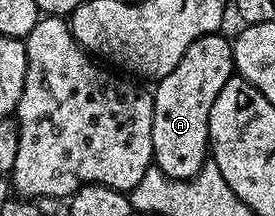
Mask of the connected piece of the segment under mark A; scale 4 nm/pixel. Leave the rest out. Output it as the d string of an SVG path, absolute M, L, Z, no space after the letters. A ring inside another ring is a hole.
M222 32L210 33L193 43L189 43L189 51L181 55L181 63L169 71L169 75L158 78L154 86L153 96L153 165L161 170L166 177L172 177L178 181L188 181L193 175L201 171L203 162L209 157L209 111L213 111L213 99L221 95L221 87L235 73L235 60L231 50L231 41L223 38Z

